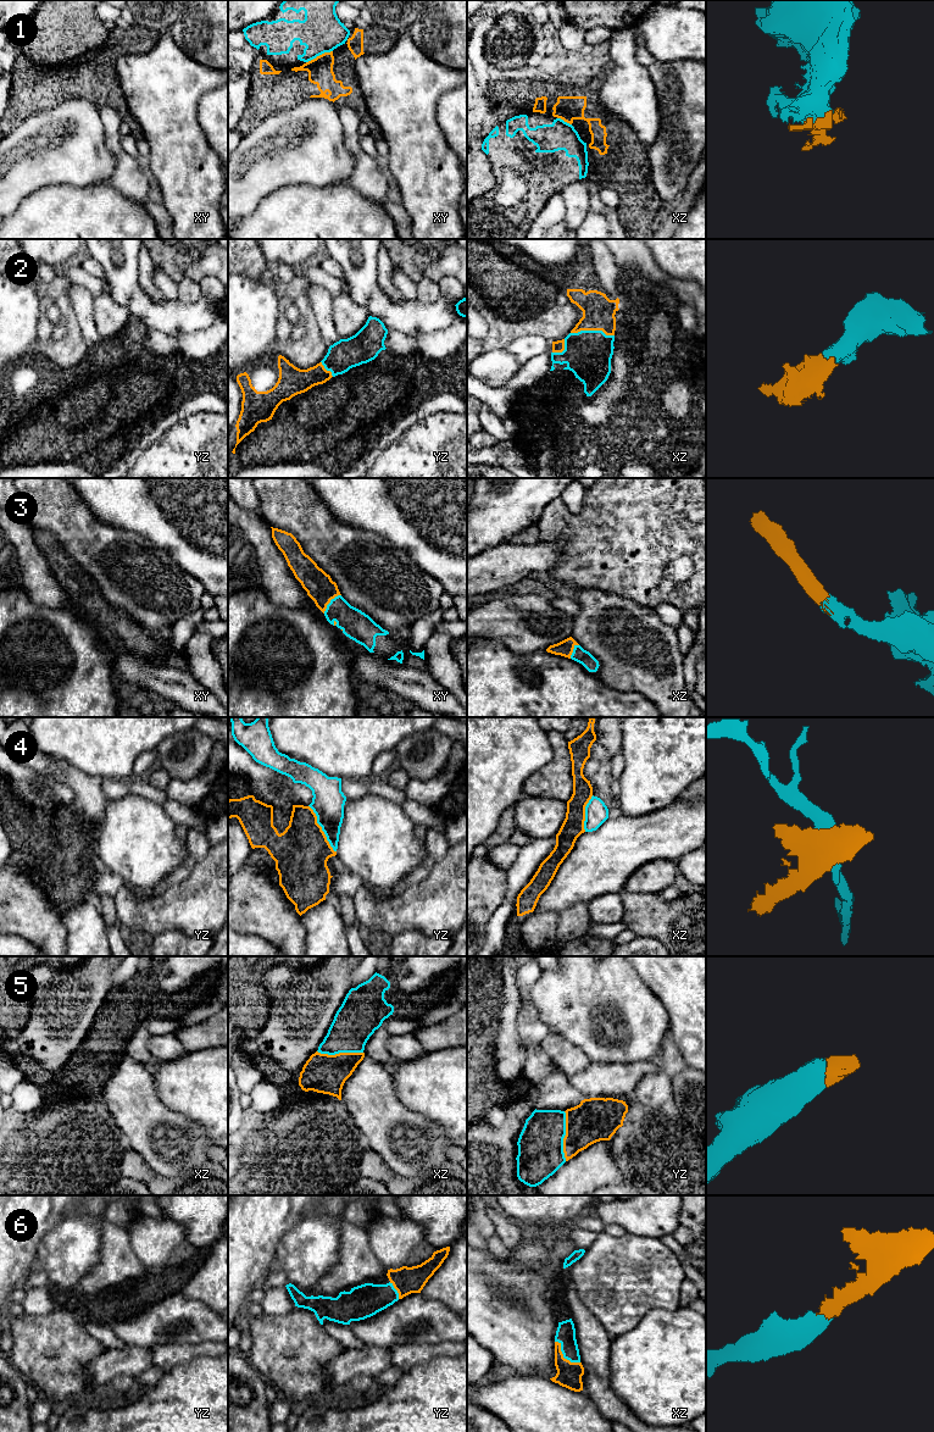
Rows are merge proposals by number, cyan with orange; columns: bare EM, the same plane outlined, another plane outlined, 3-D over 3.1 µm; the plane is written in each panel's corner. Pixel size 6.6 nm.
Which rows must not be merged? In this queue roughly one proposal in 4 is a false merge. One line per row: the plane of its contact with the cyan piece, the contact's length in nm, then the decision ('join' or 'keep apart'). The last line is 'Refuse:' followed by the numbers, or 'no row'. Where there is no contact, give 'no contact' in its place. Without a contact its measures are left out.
1: meets cyan in xy; contact 190 nm long; keep apart
2: meets cyan in xz; contact 280 nm long; join
3: meets cyan in xy; contact 170 nm long; join
4: meets cyan in yz; contact 360 nm long; keep apart
5: meets cyan in yz; contact 320 nm long; join
6: meets cyan in xz; contact 220 nm long; join
Refuse: 1, 4

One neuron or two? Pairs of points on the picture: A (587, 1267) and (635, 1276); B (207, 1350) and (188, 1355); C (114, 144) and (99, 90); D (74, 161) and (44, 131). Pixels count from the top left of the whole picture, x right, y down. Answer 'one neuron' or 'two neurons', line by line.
A: one neuron
B: one neuron
C: two neurons
D: one neuron

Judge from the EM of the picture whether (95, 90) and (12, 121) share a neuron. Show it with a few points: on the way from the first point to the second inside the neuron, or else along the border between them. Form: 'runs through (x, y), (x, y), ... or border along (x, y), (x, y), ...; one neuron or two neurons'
runs through (74, 88), (42, 89), (31, 100); one neuron

